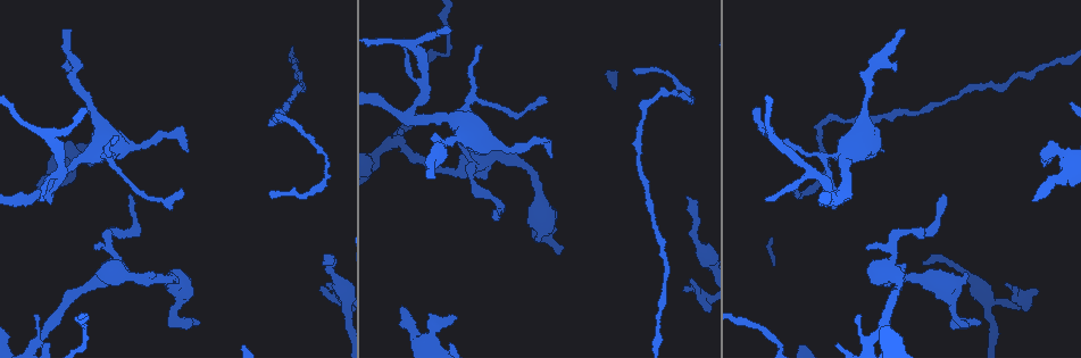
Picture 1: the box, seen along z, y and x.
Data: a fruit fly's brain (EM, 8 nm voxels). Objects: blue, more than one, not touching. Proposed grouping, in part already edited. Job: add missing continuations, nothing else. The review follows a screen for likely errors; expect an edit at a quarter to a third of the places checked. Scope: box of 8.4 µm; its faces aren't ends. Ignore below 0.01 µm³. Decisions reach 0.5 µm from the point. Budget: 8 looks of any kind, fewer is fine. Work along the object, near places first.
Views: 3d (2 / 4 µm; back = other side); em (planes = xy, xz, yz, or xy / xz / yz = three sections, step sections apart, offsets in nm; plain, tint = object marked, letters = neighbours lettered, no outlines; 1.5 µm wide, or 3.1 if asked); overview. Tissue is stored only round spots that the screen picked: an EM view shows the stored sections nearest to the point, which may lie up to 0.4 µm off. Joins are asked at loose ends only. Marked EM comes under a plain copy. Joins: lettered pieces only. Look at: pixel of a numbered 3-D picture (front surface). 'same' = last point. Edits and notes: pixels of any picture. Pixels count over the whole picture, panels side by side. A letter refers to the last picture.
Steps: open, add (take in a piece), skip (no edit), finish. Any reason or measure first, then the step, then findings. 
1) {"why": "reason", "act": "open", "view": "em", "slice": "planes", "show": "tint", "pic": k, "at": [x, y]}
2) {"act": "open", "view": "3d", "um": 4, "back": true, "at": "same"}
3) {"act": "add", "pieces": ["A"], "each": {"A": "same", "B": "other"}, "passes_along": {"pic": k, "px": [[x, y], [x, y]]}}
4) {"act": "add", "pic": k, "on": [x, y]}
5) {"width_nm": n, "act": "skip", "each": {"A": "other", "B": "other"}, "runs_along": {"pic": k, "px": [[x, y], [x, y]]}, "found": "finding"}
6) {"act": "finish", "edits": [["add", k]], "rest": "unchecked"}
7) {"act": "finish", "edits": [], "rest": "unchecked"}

{"why": "an open end", "act": "open", "view": "em", "slice": "xz", "step": 4, "show": "tint", "pic": 1, "at": [131, 195]}

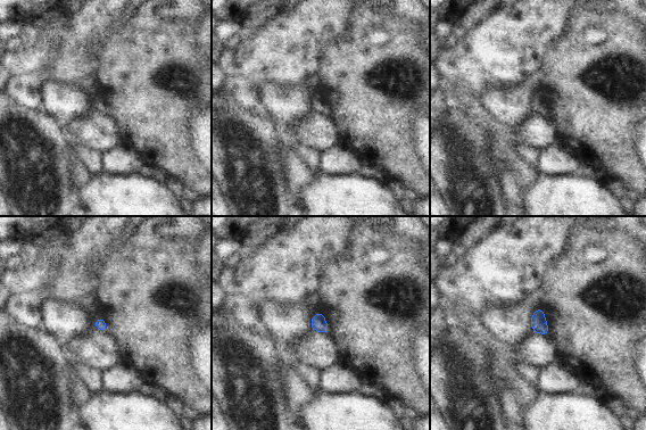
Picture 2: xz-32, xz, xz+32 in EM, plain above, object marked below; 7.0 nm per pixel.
{"why": "another direction", "act": "open", "view": "em", "slice": "planes", "show": "letters", "at": "same"}

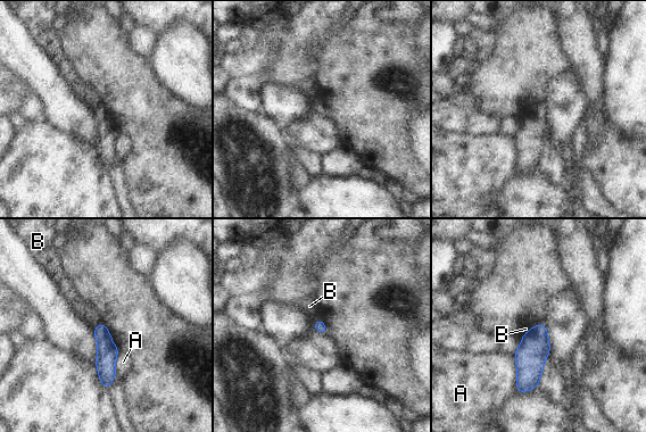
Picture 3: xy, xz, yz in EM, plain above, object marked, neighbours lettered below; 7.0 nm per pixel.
{"act": "skip", "each": {"A": "other", "B": "other"}, "runs_along": {"pic": 3, "px": [[100, 326], [106, 346], [107, 383]]}, "found": "no lettered piece goes on from it"}

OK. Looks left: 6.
{"why": "branch stops here", "act": "open", "view": "em", "slice": "planes", "show": "letters", "pic": 1, "at": [401, 309]}

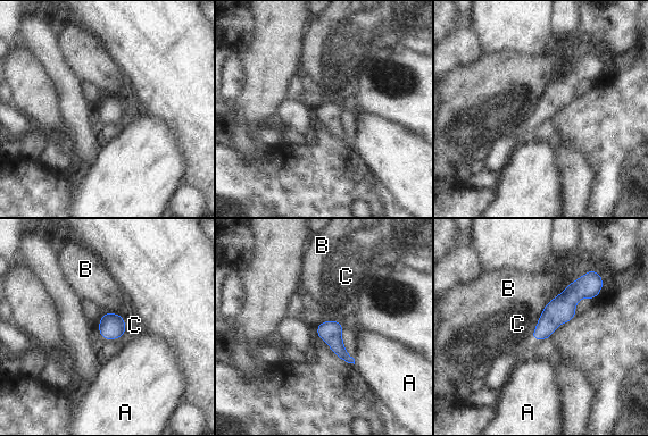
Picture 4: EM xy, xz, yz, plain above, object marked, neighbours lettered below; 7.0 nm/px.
{"act": "skip", "each": {"A": "other", "B": "other", "C": "other"}, "runs_along": {"pic": 4, "px": [[594, 283], [582, 287], [536, 336]]}, "found": "none of them fits"}

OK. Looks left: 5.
{"why": "tapers out", "act": "open", "view": "em", "slice": "xz", "step": 4, "show": "tint", "pic": 1, "at": [323, 262]}

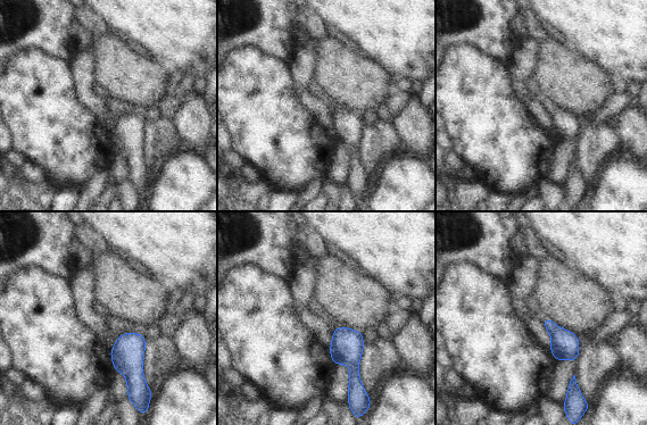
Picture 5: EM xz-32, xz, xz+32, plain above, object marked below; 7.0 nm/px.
{"act": "open", "view": "em", "slice": "xz", "step": 4, "show": "letters", "at": "same"}

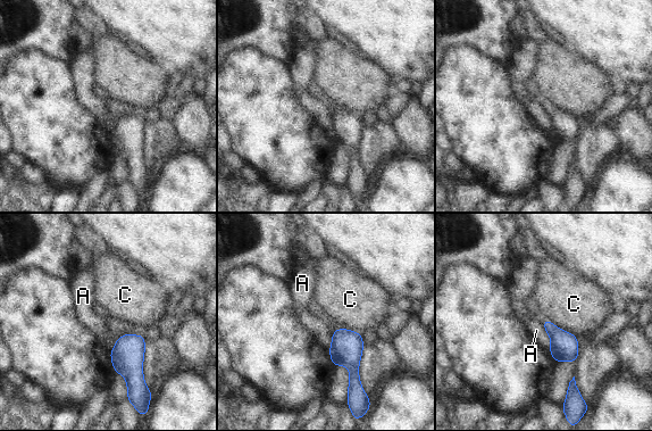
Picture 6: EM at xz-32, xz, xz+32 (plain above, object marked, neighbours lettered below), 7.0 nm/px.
{"act": "skip", "each": {"A": "other", "C": "other"}, "border": {"pic": 6, "px": [[541, 322], [551, 341], [549, 349]]}, "found": "no lettered piece goes on from it"}

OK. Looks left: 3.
{"act": "finish", "edits": [], "rest": "unchecked"}

